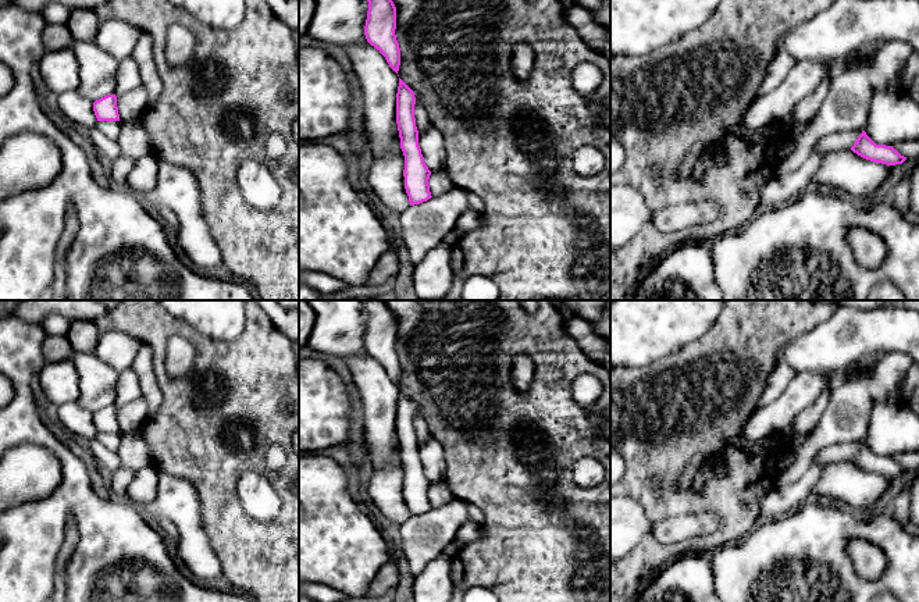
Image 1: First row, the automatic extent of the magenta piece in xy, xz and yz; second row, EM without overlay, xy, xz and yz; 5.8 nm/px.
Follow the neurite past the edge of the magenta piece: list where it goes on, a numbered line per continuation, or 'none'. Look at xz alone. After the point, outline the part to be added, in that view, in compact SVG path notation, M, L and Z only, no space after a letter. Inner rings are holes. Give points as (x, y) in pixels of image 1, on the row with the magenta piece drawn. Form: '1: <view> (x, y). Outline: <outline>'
none

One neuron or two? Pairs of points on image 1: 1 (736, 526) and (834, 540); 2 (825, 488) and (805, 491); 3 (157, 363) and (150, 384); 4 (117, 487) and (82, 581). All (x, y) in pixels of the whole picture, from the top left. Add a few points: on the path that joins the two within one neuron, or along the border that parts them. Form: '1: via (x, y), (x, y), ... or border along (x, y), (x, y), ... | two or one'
1: border along (752, 530), (745, 537) | two
2: border along (825, 465), (811, 497) | two
3: border along (142, 344), (150, 349), (150, 364), (163, 403) | two
4: border along (116, 497), (125, 499) | two

